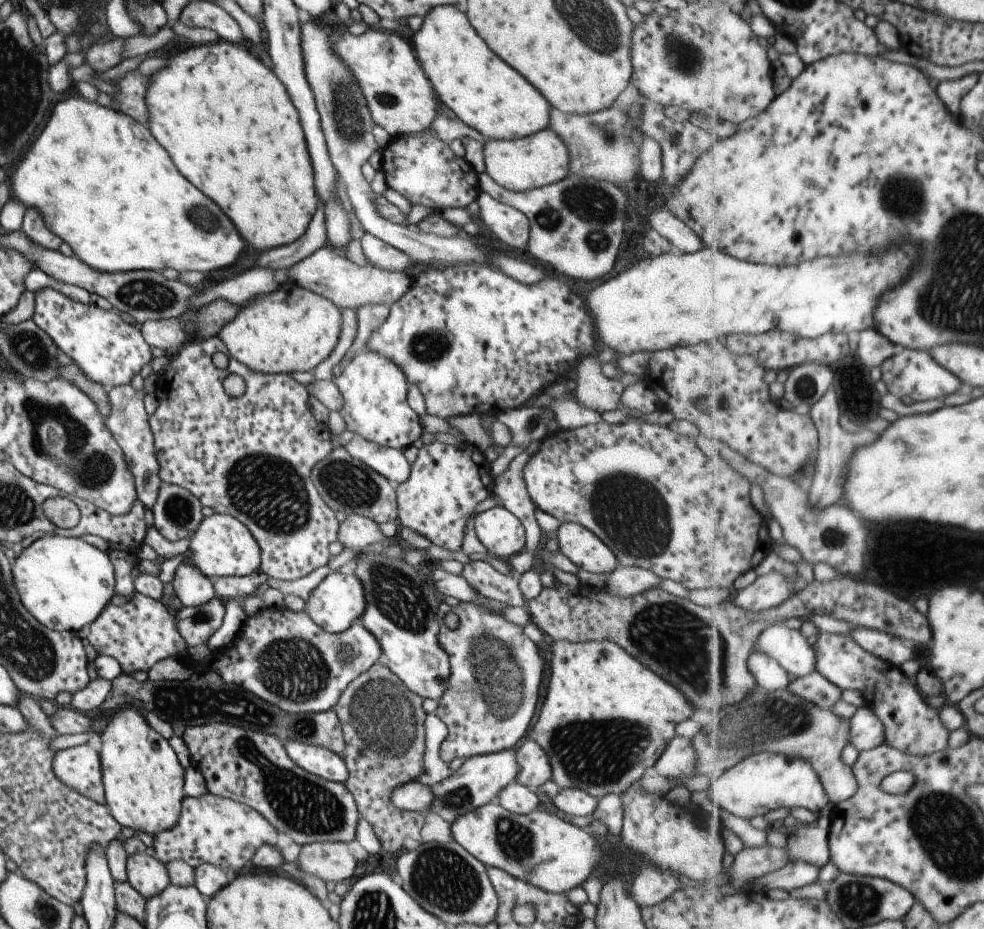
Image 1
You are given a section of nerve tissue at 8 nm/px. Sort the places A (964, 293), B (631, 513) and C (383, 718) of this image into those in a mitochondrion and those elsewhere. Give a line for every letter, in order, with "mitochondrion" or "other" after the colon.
A: mitochondrion
B: mitochondrion
C: mitochondrion

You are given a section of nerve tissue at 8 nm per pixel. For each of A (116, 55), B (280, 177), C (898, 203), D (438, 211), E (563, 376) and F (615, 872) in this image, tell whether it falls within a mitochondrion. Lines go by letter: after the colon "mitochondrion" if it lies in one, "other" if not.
A: other
B: other
C: mitochondrion
D: other
E: other
F: other

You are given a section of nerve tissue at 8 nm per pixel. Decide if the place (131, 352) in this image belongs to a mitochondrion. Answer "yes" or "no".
no

